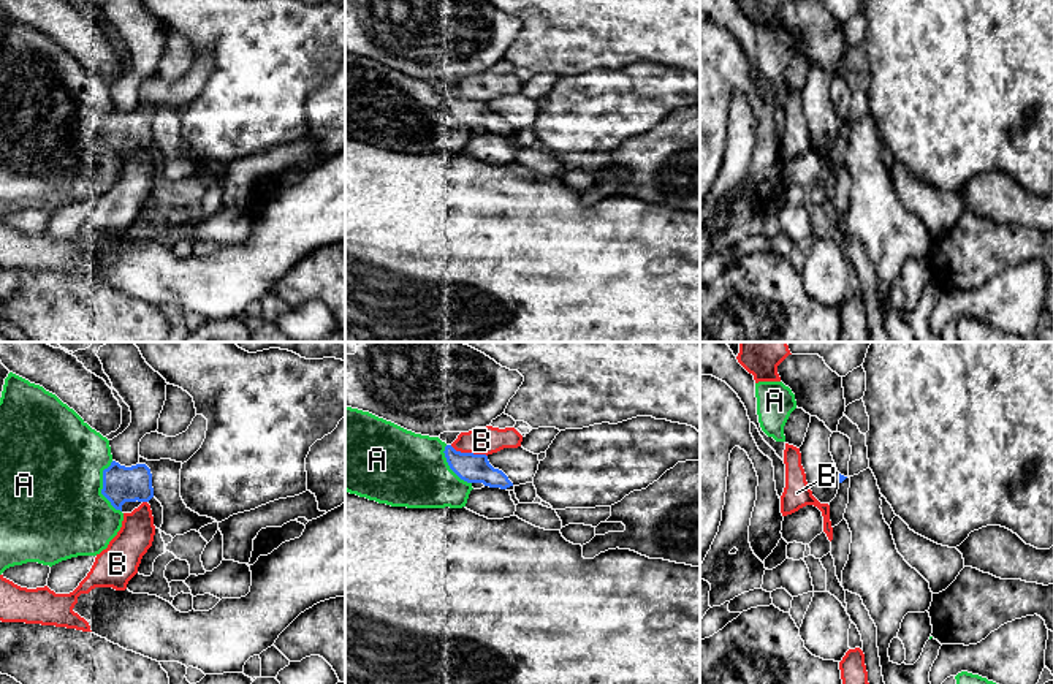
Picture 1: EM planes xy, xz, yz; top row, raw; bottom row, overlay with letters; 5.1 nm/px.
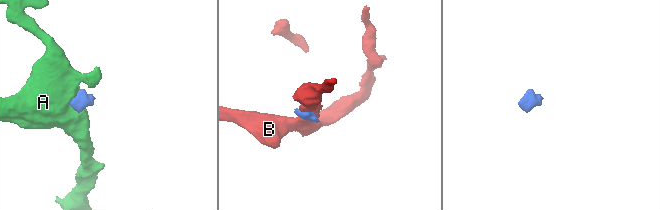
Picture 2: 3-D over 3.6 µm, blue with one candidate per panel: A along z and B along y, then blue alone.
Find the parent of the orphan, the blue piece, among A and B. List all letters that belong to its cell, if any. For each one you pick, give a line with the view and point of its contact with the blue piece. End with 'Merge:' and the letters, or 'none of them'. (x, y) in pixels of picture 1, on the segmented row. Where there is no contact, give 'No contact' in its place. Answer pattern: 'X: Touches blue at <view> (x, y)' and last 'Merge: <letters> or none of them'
Merge: none of them

